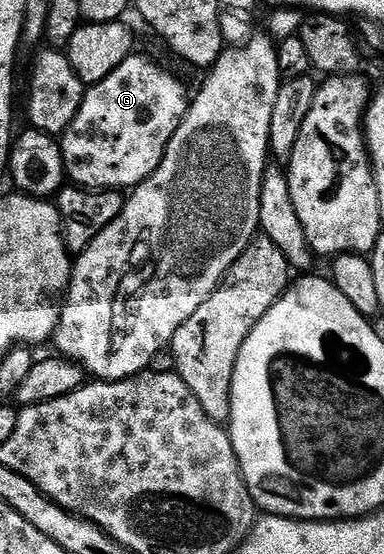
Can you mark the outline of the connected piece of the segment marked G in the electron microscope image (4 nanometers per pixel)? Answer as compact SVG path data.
M128 59L107 78L86 90L80 109L61 137L61 169L70 184L83 191L134 190L157 171L167 144L189 108L189 93L169 73L151 63Z

